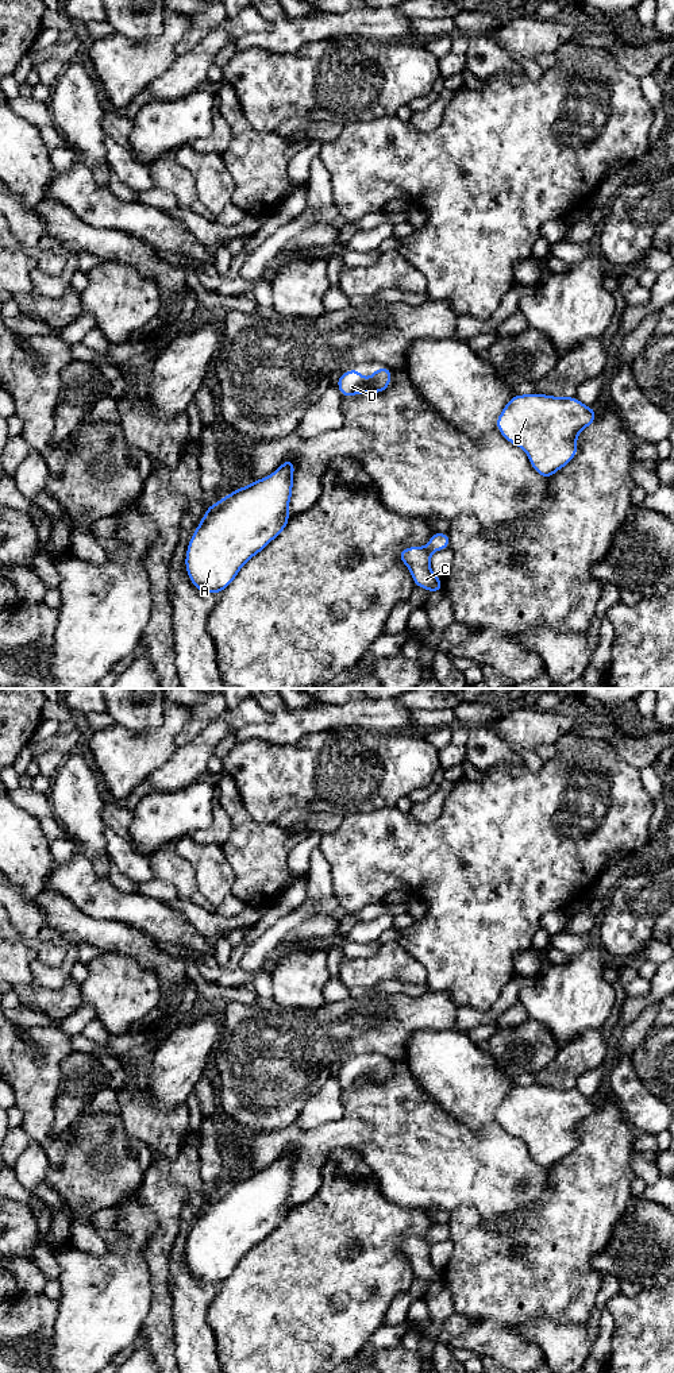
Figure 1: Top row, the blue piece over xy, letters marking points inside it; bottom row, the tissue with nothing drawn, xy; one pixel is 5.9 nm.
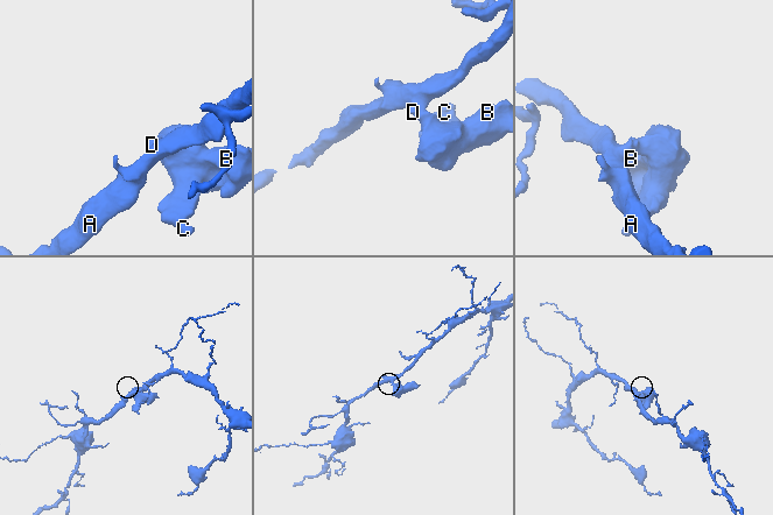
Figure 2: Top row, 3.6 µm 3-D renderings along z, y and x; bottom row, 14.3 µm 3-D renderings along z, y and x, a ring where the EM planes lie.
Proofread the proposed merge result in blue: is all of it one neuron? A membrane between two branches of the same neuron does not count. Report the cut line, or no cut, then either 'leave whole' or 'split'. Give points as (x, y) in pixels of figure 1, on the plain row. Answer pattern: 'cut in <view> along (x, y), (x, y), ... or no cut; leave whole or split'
no cut; leave whole

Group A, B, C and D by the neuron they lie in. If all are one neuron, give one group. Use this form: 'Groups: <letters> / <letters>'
Groups: A B C D

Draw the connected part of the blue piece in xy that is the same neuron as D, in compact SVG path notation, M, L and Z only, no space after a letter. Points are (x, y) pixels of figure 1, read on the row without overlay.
M389 1058L375 1060L373 1067L366 1071L357 1060L350 1060L343 1067L338 1068L338 1079L342 1088L358 1087L361 1084L382 1084L385 1083L392 1071Z

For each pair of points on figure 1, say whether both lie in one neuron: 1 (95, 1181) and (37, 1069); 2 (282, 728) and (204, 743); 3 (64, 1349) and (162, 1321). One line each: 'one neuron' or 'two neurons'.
1: one neuron
2: two neurons
3: two neurons

